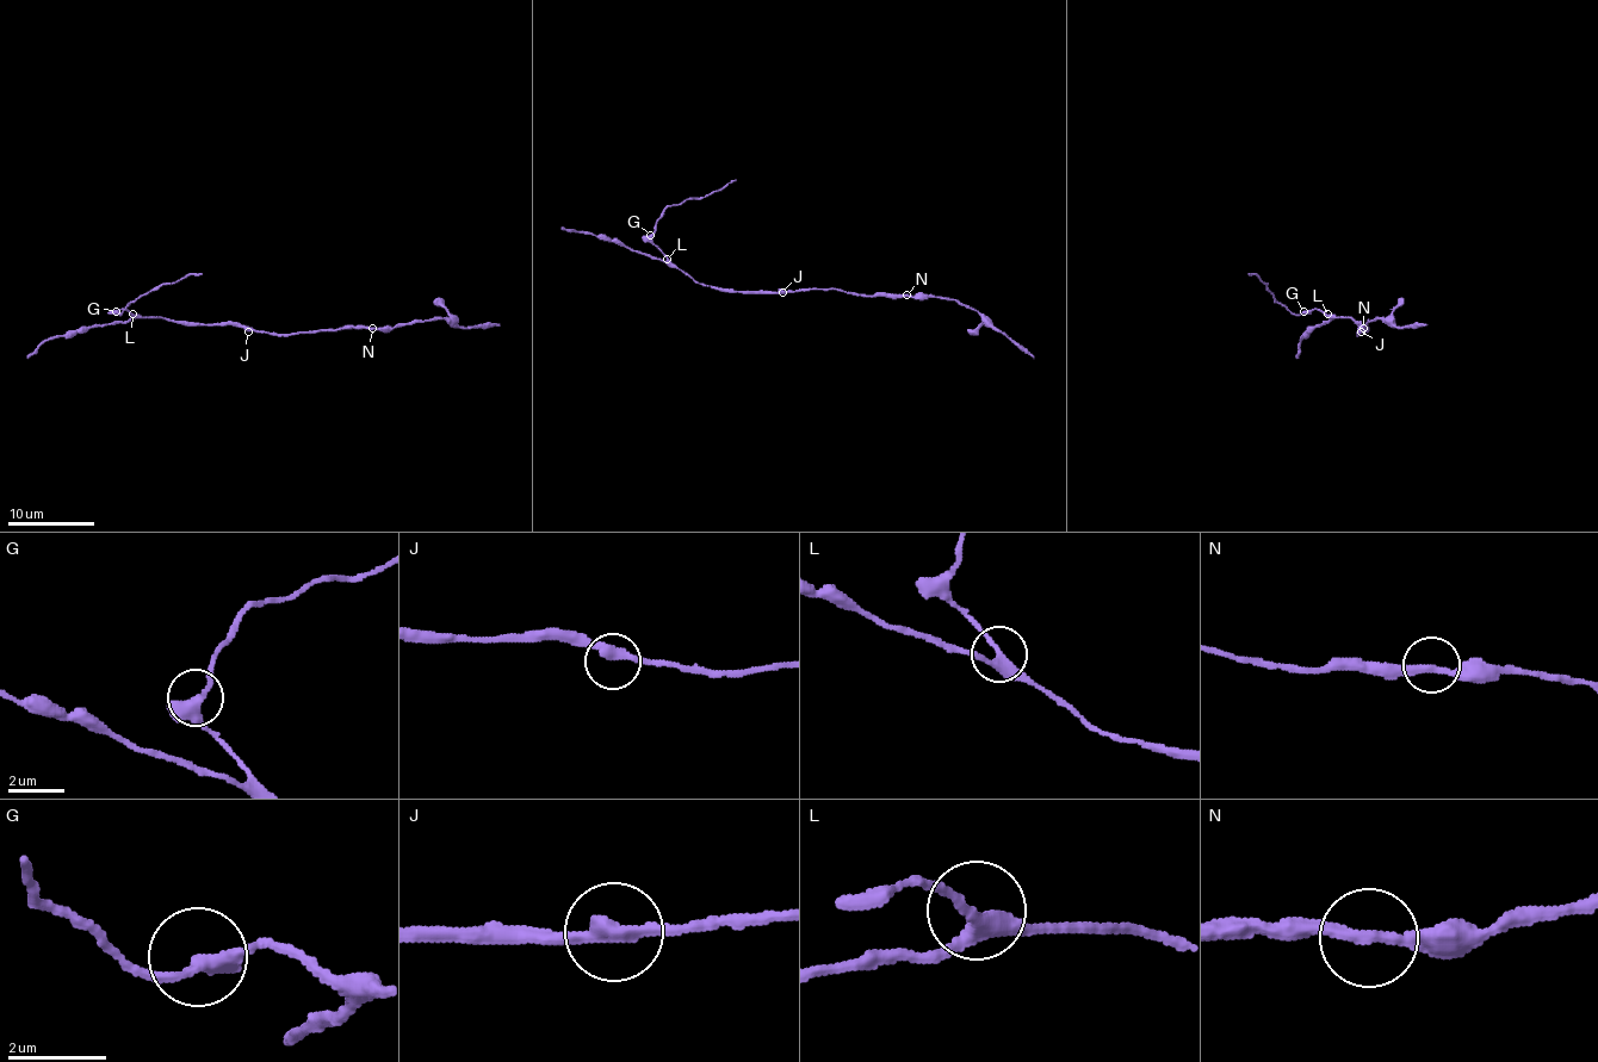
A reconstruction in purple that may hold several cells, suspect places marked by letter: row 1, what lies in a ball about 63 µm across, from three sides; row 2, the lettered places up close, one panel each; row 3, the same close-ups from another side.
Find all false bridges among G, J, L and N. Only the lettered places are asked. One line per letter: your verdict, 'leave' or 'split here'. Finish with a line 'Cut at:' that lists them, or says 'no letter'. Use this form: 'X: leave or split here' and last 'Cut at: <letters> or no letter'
G: leave
J: leave
L: leave
N: leave
Cut at: no letter

